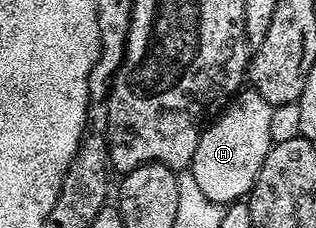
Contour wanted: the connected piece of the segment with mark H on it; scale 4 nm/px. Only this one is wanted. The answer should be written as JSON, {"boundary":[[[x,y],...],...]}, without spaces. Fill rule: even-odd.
{"boundary":[[[245,88],[220,111],[222,114],[214,122],[212,119],[202,129],[191,173],[207,200],[222,204],[239,202],[252,190],[263,160],[267,160],[269,149],[275,144],[271,136],[273,107],[259,92]]]}

